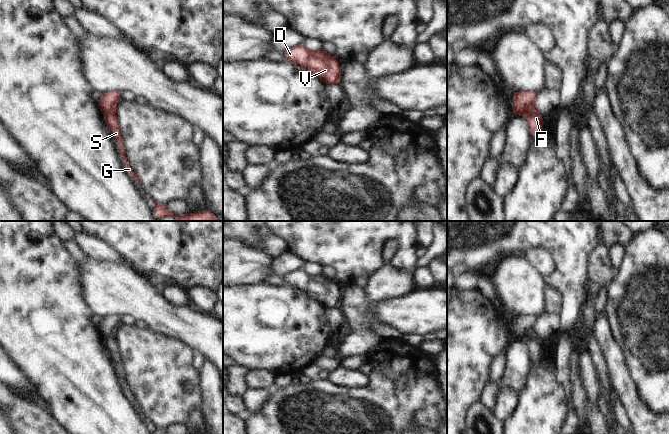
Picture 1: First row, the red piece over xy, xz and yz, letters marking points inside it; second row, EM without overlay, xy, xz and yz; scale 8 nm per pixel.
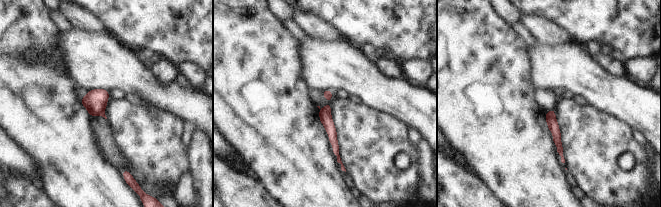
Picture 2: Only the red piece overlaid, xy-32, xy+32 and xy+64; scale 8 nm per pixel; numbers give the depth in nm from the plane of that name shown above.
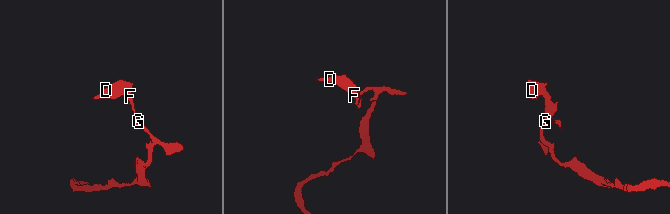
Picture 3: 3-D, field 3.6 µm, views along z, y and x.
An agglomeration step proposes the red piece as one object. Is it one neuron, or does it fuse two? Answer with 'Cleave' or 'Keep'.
Cleave.

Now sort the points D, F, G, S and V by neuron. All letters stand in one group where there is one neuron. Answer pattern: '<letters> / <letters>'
D V / F G S

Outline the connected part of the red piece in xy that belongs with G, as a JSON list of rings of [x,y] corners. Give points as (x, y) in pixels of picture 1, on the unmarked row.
[[[117,328],[113,330],[113,332],[105,339],[105,347],[107,350],[110,351],[112,354],[112,358],[114,361],[118,364],[117,370],[119,374],[120,381],[123,382],[123,388],[127,390],[127,396],[131,398],[132,401],[135,402],[136,408],[140,409],[140,405],[136,399],[136,397],[133,395],[133,393],[129,390],[127,383],[124,381],[124,371],[123,371],[123,365],[121,362],[121,357],[119,355],[119,350],[117,346],[117,342],[115,340],[115,332]]]

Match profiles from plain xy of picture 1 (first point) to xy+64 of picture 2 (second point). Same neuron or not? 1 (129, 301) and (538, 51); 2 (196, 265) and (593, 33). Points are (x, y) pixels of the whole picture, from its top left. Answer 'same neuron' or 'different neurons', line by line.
1: same neuron
2: same neuron

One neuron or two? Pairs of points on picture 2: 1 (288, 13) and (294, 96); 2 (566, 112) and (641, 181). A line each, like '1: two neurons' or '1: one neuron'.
1: two neurons
2: one neuron

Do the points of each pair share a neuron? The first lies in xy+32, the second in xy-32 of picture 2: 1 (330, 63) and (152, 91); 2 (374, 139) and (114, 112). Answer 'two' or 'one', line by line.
1: one
2: one

